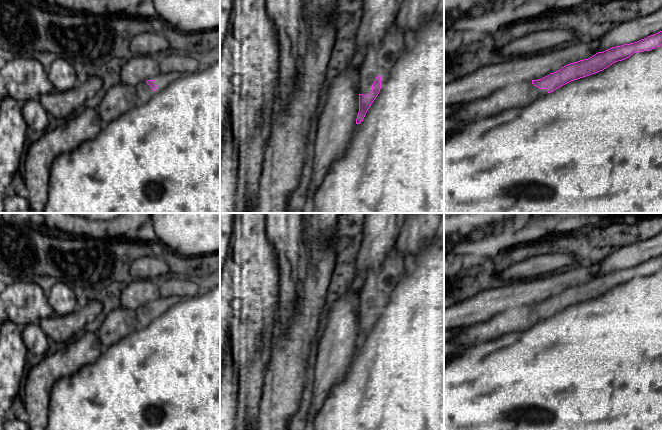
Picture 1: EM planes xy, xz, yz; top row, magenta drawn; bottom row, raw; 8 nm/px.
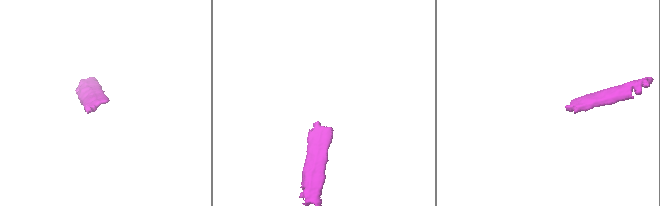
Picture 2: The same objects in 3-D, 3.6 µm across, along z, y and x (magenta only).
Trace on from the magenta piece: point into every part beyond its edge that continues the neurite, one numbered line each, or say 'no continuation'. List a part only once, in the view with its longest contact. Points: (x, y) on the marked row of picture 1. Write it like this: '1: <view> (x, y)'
1: xz (370, 68)

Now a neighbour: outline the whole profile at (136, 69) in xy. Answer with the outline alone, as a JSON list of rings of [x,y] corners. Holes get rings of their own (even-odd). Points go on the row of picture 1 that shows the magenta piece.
[[[132,55],[116,68],[116,80],[134,87],[141,82],[162,77],[160,61],[153,56]]]

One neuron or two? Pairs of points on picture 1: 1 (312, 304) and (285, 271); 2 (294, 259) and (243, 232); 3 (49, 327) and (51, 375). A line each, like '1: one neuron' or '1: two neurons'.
1: two neurons
2: two neurons
3: two neurons

